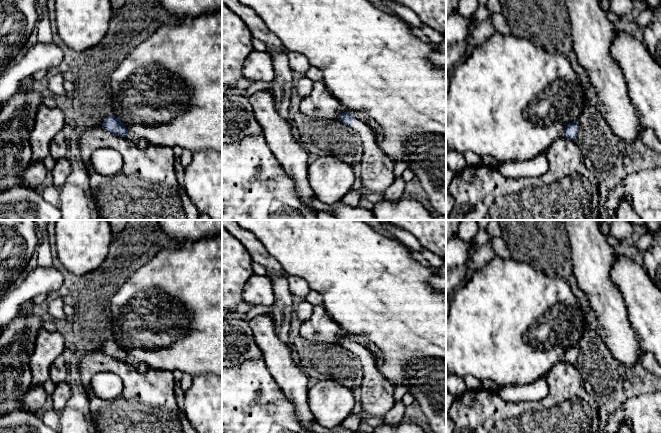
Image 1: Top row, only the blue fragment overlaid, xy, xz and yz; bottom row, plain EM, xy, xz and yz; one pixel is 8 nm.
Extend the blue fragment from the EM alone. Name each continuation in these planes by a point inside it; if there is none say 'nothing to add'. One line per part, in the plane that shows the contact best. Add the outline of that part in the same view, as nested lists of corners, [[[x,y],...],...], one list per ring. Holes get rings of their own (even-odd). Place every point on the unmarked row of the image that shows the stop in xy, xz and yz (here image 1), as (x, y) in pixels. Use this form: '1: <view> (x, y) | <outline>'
1: xz (377, 393) | [[[354,342],[351,352],[361,360],[363,366],[363,381],[361,384],[363,410],[370,414],[383,417],[395,404],[394,385],[379,371],[373,353],[366,346]]]

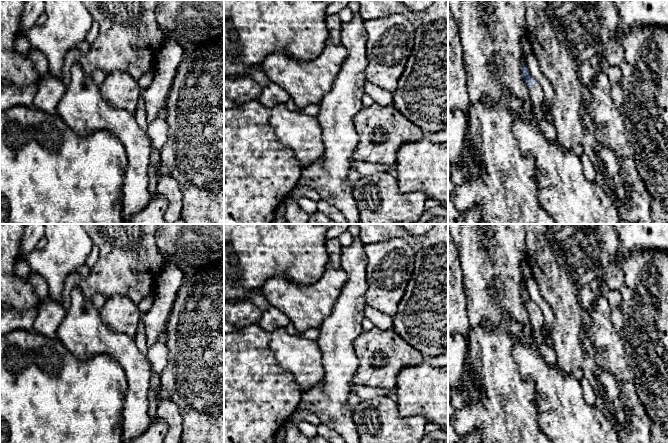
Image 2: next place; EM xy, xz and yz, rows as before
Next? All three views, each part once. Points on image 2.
1: yz (537, 320) | [[[535,308],[530,312],[530,321],[533,331],[541,332],[544,336],[545,344],[553,349],[553,344],[550,338],[550,327],[545,325],[544,316],[539,308]]]

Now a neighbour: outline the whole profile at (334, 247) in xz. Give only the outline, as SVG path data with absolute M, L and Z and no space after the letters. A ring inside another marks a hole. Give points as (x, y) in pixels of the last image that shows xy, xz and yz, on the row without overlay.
M328 239L327 243L328 262L327 269L340 269L341 268L341 250L343 248L339 239Z

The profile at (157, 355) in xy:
M162 333L160 339L148 349L147 358L151 364L152 373L161 375L168 363L167 333Z

